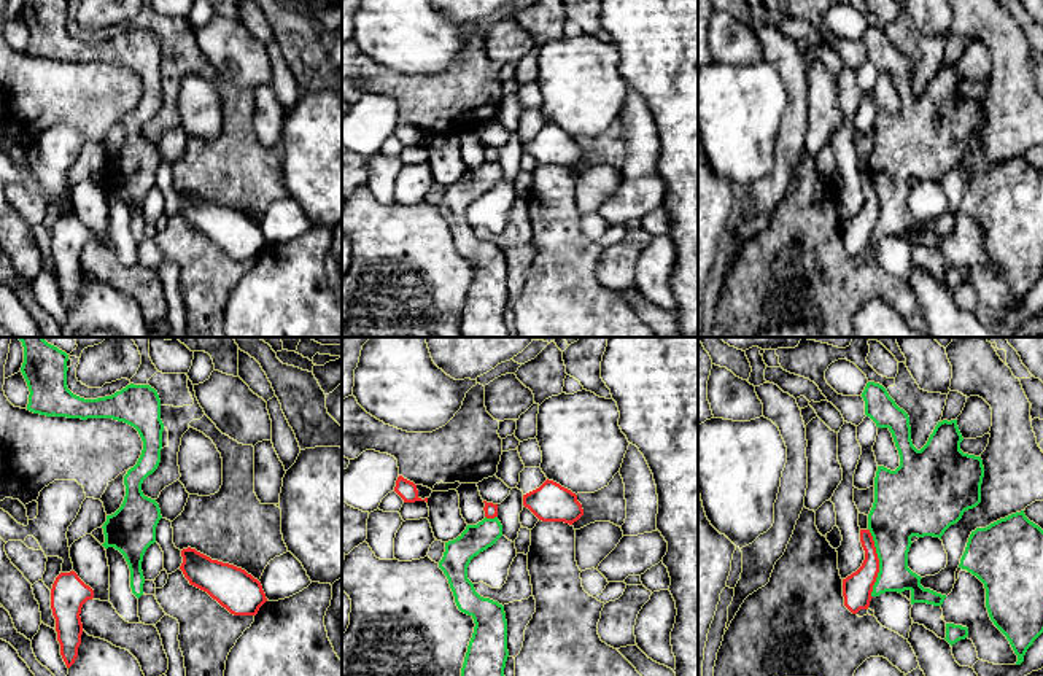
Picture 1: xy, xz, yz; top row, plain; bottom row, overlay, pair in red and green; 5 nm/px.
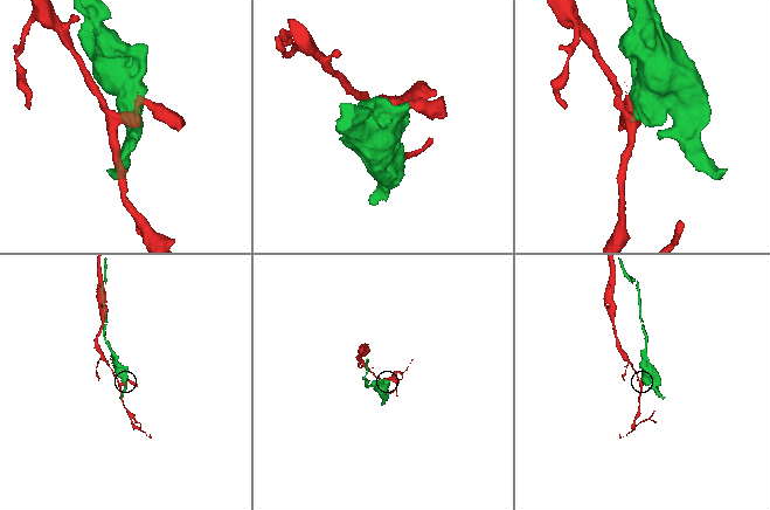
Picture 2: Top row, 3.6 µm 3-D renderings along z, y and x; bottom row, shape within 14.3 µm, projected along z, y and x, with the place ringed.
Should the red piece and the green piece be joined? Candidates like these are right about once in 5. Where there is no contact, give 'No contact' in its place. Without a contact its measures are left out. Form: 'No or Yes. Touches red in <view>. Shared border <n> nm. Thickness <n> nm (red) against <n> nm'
No. Touches red in yz. Shared border 360 nm. Thickness 150 nm (red) against 260 nm

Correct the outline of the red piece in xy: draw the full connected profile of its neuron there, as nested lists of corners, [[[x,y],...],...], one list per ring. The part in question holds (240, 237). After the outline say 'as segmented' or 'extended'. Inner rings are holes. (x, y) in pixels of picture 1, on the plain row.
[[[196,192],[181,194],[180,213],[191,229],[207,235],[234,259],[256,259],[267,245],[262,229],[245,213],[211,204]]] | as segmented

